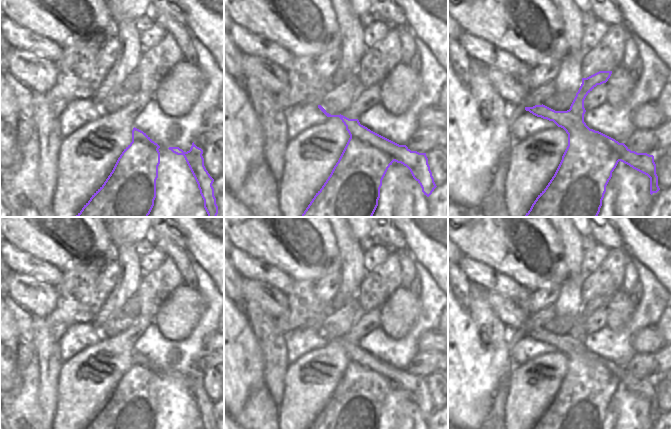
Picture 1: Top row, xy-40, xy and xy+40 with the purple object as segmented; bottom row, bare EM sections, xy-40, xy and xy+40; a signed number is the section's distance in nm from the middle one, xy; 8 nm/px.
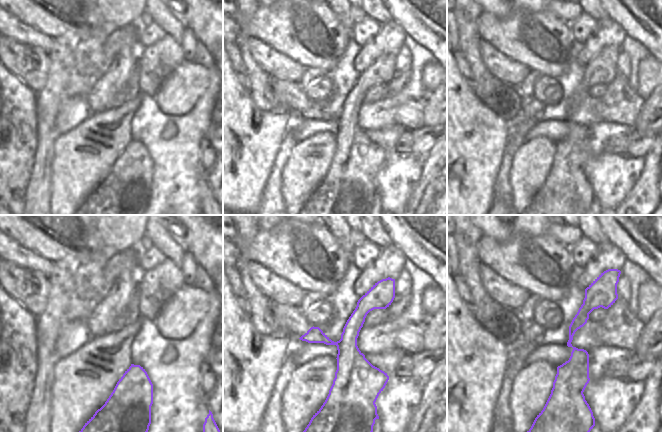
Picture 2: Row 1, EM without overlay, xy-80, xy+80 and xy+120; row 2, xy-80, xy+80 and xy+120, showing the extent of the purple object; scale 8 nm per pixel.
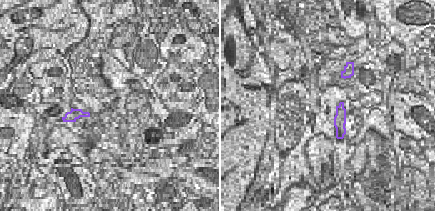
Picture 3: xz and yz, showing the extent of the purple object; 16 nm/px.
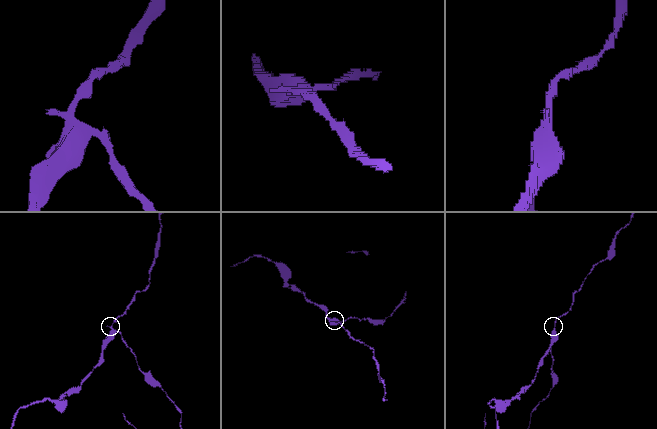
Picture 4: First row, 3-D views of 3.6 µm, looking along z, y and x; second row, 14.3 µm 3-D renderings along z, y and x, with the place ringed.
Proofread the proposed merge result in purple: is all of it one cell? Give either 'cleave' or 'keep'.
cleave

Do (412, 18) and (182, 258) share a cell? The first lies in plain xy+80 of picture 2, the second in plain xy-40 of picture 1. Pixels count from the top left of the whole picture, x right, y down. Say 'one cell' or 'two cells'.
two cells

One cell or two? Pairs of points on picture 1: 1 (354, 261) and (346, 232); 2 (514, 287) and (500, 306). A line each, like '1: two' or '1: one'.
1: one
2: two

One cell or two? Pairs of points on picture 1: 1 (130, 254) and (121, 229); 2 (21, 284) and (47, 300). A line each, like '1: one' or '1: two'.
1: two
2: one

